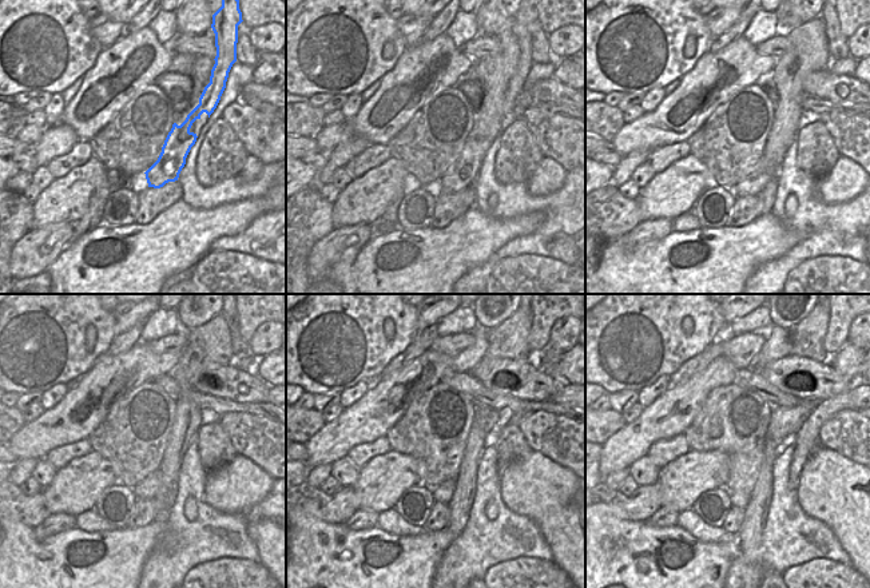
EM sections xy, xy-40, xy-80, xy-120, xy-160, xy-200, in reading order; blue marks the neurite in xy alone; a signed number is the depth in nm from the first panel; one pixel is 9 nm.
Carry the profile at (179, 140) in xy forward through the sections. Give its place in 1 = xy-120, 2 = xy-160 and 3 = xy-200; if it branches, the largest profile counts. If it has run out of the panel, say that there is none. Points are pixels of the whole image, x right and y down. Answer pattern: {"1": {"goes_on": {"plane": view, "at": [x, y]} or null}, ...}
{"1": {"goes_on": {"plane": "xy-120", "at": [150, 485]}}, "2": {"goes_on": {"plane": "xy-160", "at": [443, 493]}}, "3": {"goes_on": {"plane": "xy-200", "at": [738, 499]}}}

